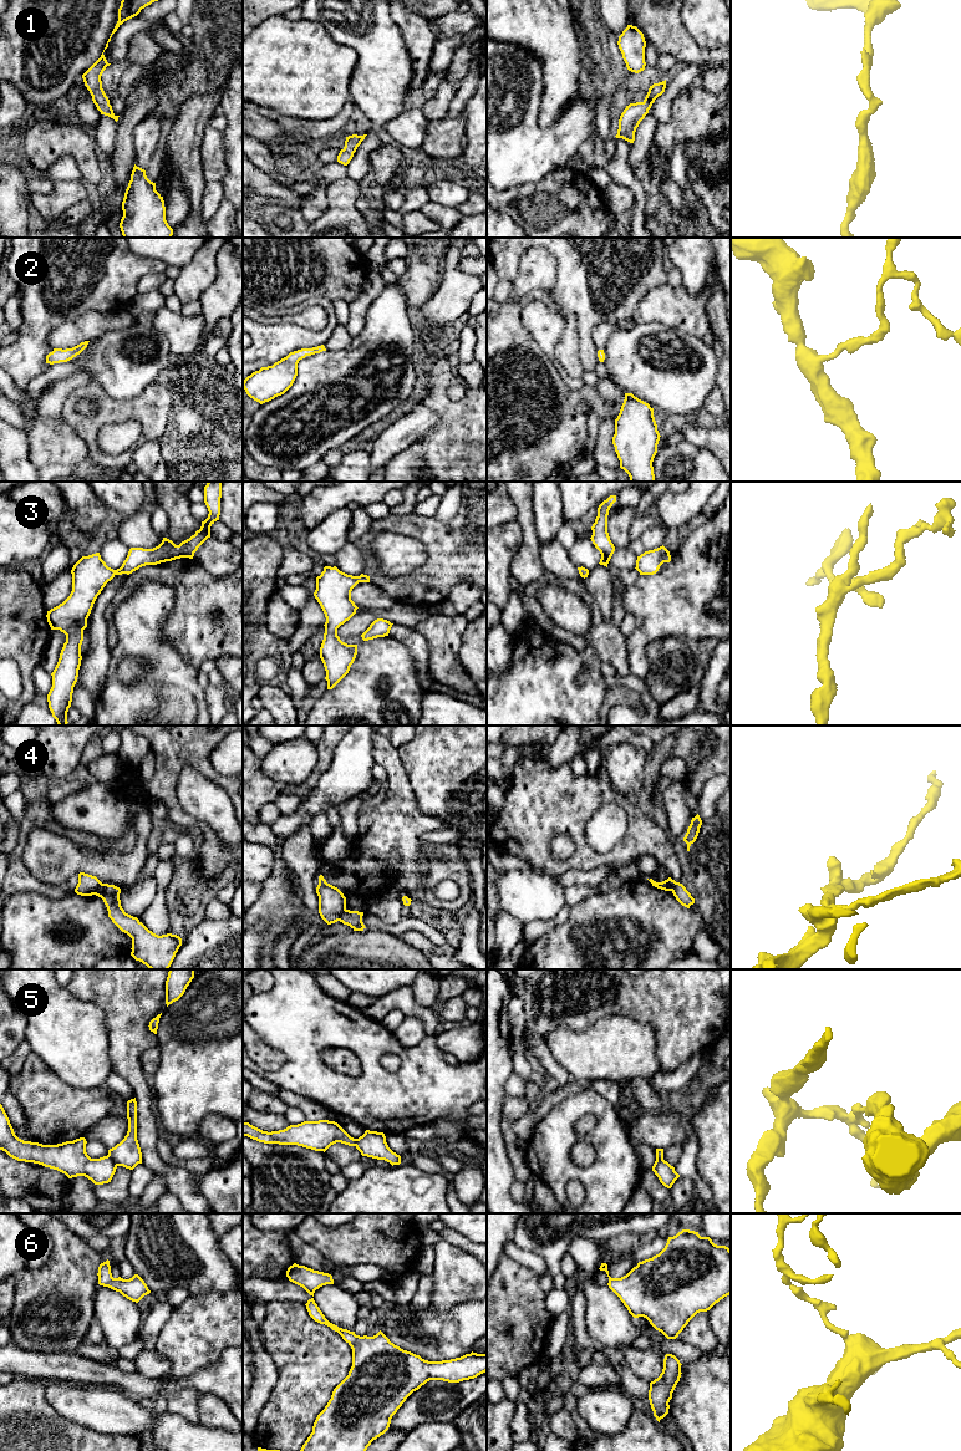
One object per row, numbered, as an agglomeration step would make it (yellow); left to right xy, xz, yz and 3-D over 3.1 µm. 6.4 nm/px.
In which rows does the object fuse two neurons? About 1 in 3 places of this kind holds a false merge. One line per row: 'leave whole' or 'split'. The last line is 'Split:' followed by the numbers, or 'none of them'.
1: leave whole
2: leave whole
3: leave whole
4: split
5: split
6: leave whole
Split: 4, 5

